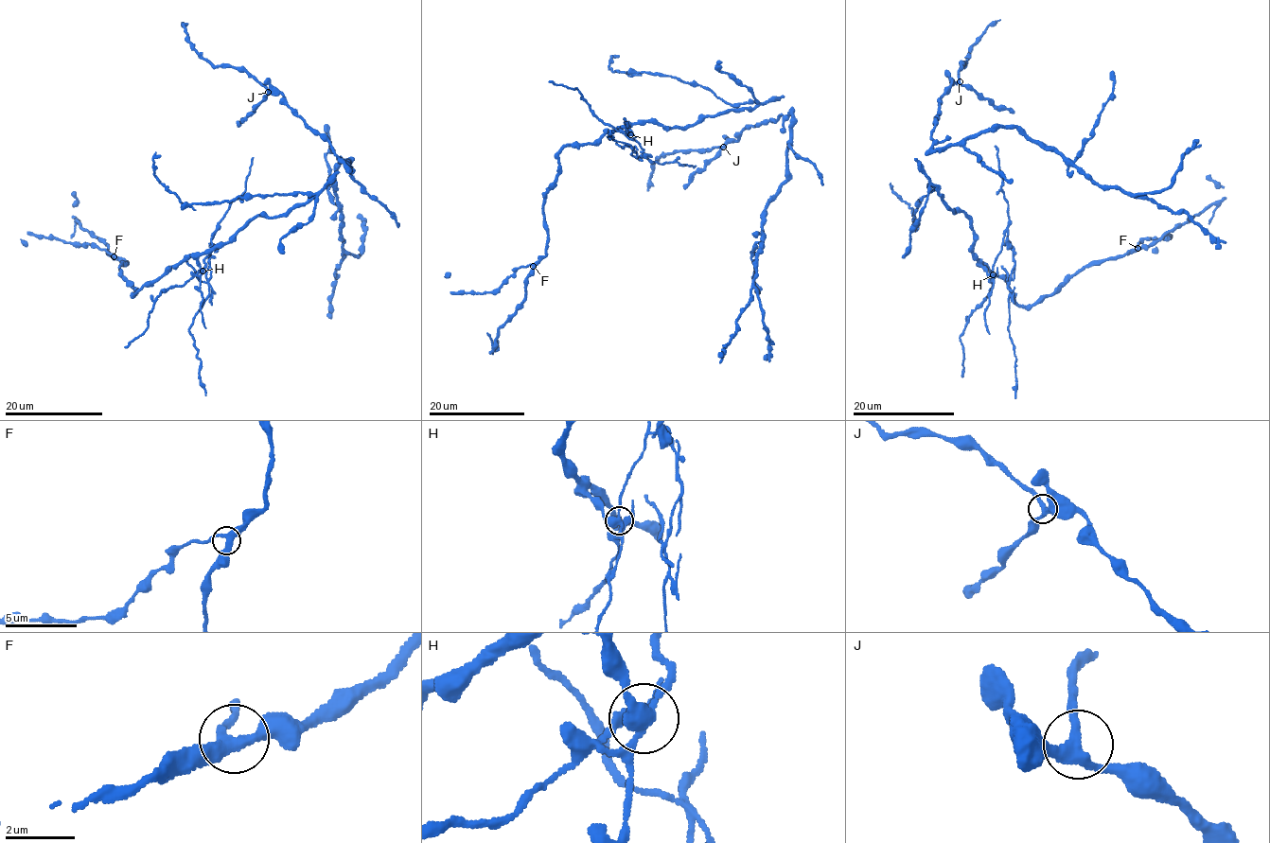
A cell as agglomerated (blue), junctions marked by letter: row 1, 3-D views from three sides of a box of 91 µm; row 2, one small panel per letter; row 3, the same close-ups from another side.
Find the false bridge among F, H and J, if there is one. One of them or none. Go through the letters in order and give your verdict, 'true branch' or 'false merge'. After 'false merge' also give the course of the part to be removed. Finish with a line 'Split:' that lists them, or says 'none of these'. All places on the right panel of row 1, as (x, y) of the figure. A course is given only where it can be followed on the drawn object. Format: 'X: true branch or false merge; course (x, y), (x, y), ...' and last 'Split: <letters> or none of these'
F: true branch
H: false merge; course (993, 275), (995, 259), (1008, 242), (1014, 262), (1008, 285), (1008, 323), (1015, 355), (1015, 397)
J: true branch
Split: H

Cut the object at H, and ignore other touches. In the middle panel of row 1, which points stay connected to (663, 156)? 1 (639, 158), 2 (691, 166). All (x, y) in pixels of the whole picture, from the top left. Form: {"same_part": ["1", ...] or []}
{"same_part": []}

